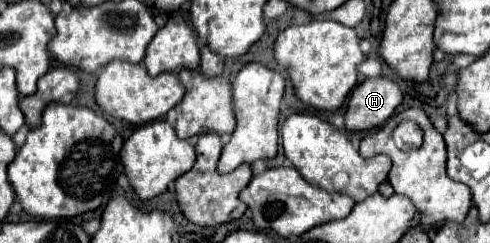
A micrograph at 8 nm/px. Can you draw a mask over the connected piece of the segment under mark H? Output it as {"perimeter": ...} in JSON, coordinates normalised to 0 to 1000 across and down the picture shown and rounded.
{"perimeter":[[[753,317],[716,383],[704,523],[712,539],[745,539],[778,523],[822,416],[822,374],[794,317]]]}

